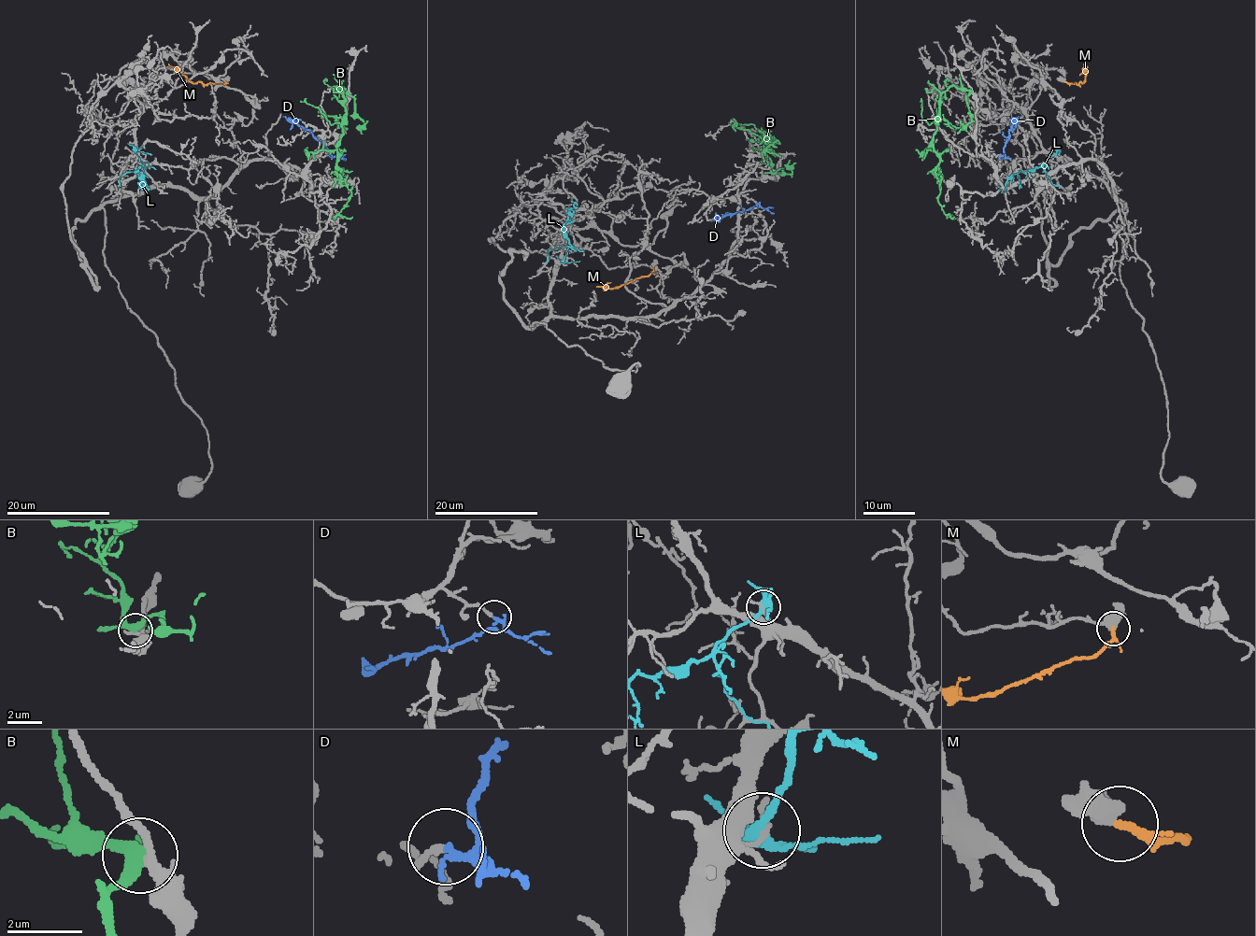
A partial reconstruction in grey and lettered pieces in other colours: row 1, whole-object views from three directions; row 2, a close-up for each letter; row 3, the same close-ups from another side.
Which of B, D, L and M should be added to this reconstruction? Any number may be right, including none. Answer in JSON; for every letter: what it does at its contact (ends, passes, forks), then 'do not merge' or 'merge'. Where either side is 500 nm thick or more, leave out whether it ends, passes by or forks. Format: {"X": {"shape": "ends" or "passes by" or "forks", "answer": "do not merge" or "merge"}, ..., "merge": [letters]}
{"B": {"shape": "forks", "answer": "do not merge"}, "D": {"shape": "forks", "answer": "merge"}, "L": {"shape": "forks", "answer": "do not merge"}, "M": {"shape": "passes by", "answer": "do not merge"}, "merge": ["D"]}

